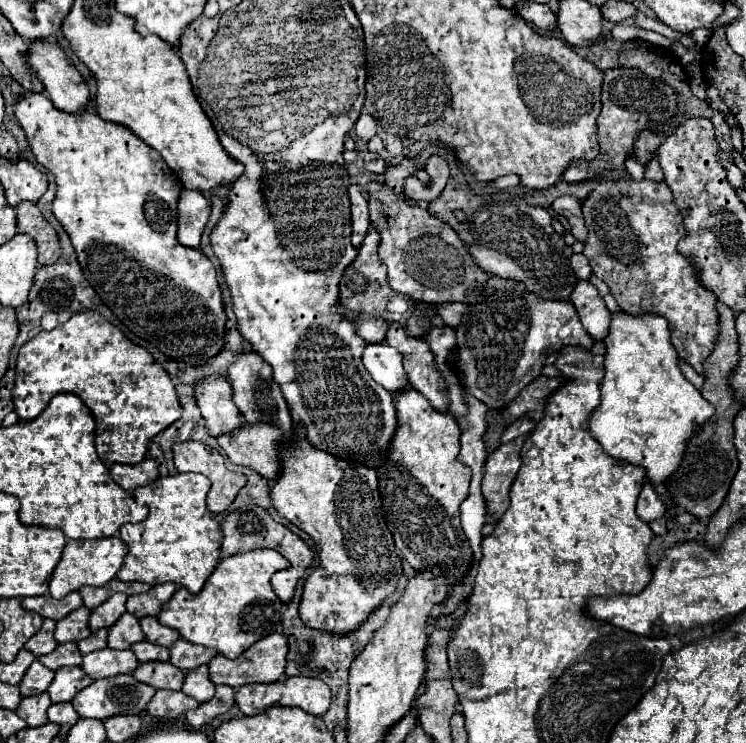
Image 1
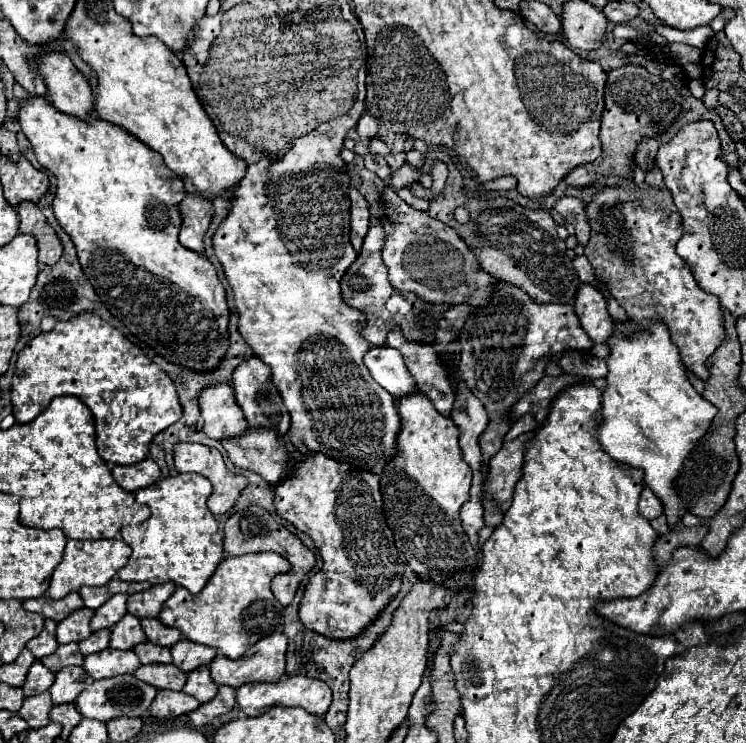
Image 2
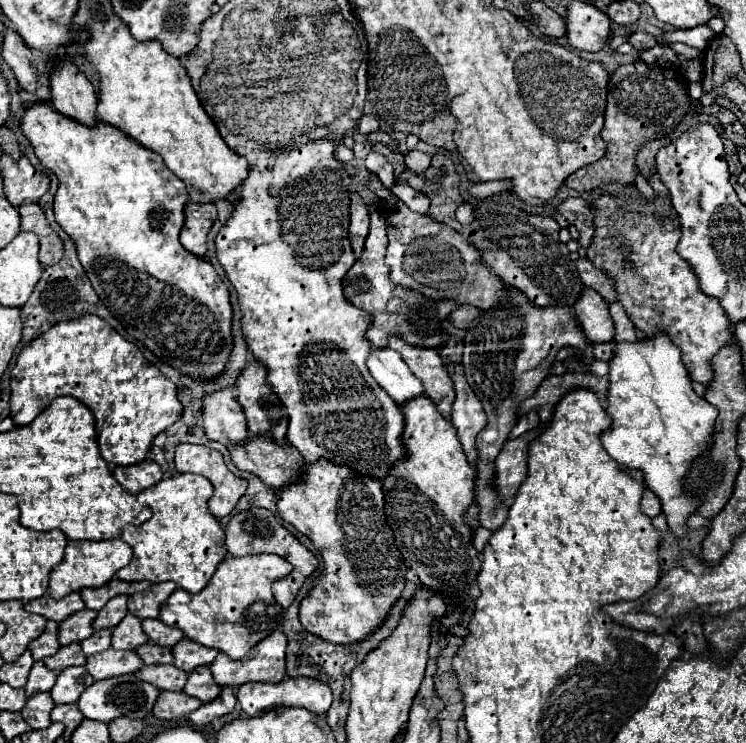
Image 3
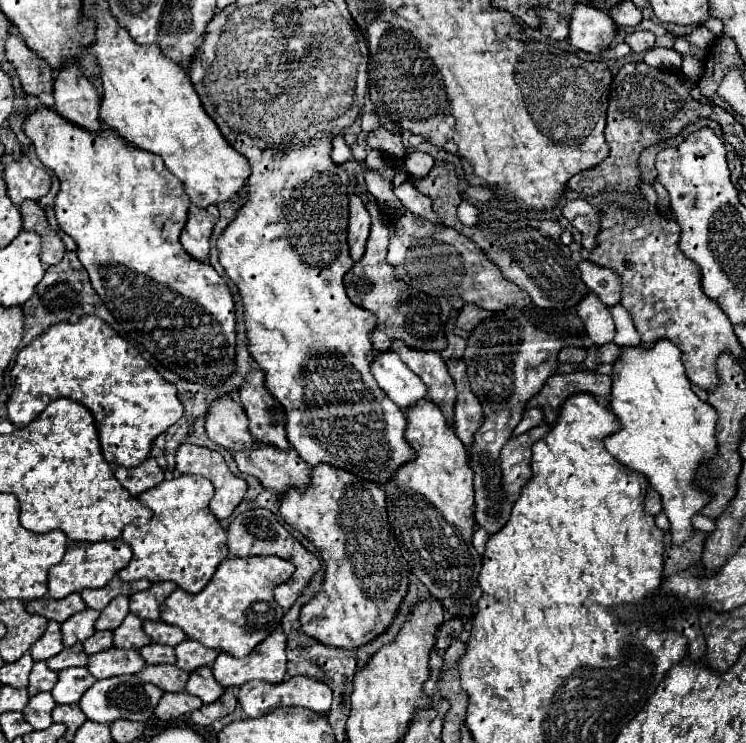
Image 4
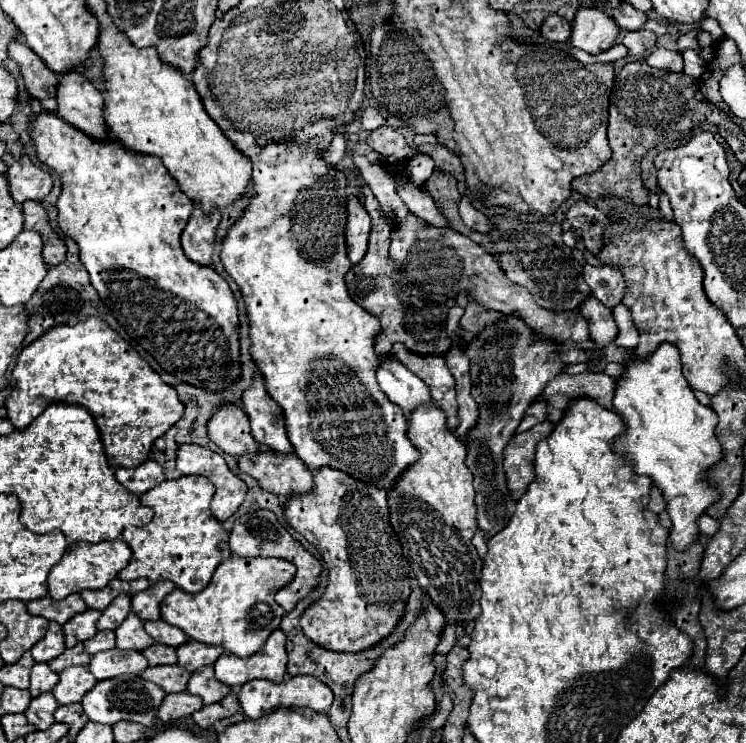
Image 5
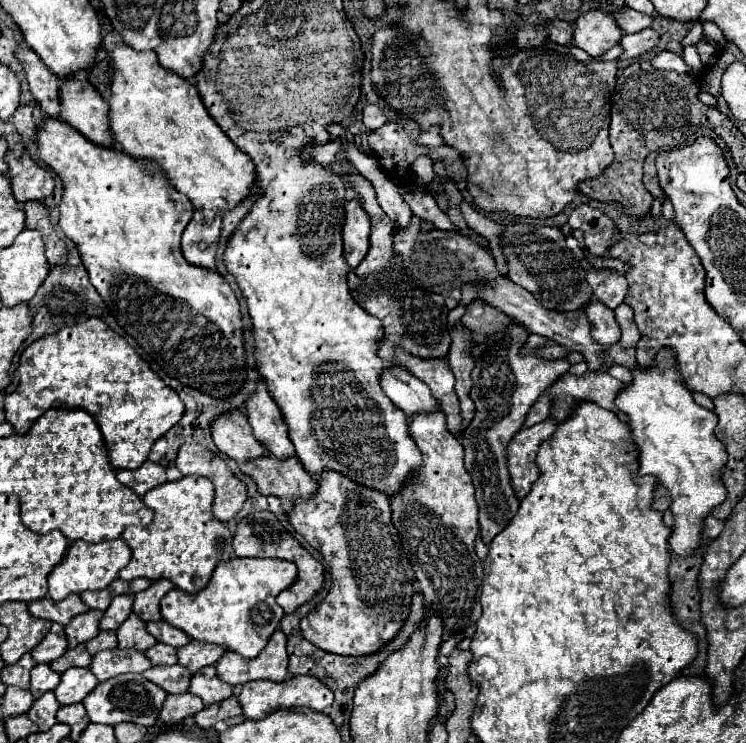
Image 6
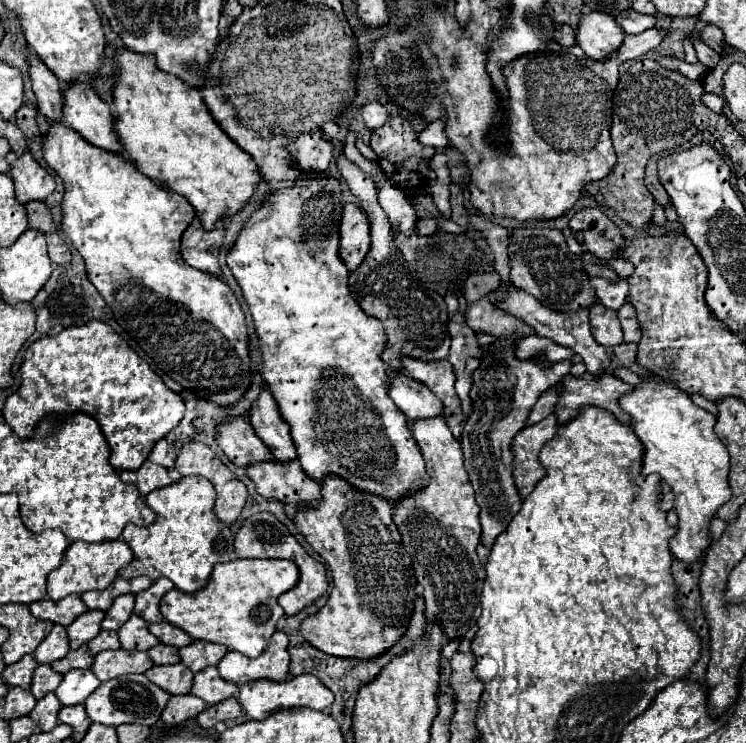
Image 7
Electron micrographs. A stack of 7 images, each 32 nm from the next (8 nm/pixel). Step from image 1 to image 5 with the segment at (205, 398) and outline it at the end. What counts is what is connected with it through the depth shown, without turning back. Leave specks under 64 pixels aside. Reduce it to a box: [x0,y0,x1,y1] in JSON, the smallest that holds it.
[208,406,260,458]

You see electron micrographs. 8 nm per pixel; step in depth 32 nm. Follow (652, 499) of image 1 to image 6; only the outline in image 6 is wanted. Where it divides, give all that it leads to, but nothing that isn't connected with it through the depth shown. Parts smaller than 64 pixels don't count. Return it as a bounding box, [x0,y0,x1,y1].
[654,486,670,512]

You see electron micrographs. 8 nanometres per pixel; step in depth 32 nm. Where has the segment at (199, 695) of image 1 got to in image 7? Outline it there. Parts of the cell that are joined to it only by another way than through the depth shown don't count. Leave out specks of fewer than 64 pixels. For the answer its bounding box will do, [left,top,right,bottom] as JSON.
[192,666,238,706]

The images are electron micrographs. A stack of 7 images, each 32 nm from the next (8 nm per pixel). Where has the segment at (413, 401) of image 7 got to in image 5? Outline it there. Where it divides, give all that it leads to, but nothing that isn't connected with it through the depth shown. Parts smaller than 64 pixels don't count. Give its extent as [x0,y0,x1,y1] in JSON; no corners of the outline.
[376,358,432,416]

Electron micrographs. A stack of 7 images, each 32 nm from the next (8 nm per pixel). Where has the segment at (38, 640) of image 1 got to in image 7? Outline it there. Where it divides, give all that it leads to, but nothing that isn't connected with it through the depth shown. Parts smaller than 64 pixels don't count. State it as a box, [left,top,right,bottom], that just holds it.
[34,624,70,664]

